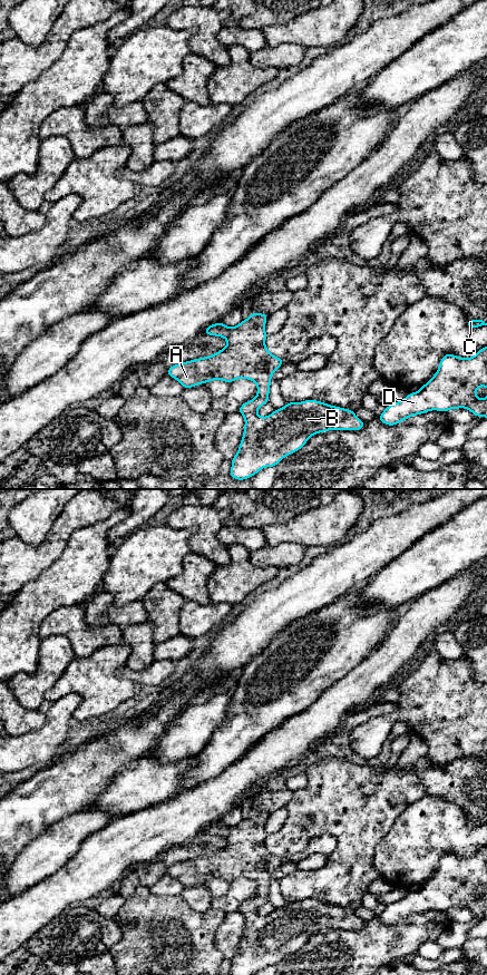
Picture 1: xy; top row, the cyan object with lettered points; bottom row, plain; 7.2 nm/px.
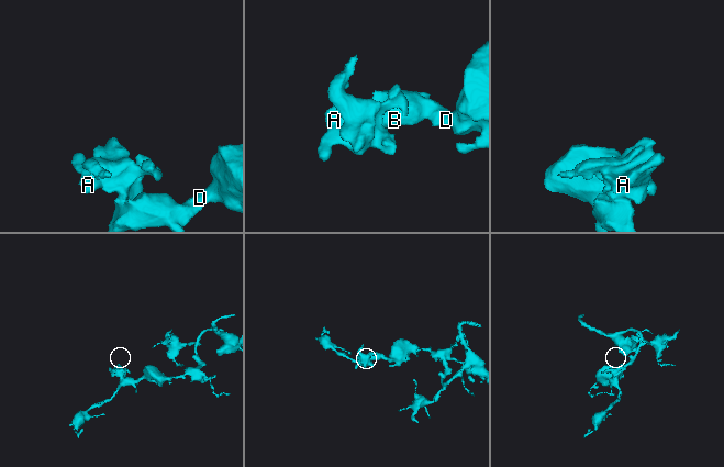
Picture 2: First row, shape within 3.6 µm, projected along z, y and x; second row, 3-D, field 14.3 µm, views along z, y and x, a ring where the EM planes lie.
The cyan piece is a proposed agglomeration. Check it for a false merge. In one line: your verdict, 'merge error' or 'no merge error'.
no merge error

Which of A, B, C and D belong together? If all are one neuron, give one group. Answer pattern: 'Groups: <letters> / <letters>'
Groups: A B C D

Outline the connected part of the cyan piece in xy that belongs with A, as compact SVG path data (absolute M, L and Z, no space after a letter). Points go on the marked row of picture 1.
M251 312L247 320L232 328L222 322L211 324L204 333L224 338L226 347L213 355L174 364L166 373L184 389L213 380L231 383L243 378L255 382L255 398L238 408L245 425L230 471L230 476L237 480L249 479L264 467L275 467L283 458L300 450L315 433L332 429L355 431L366 425L353 410L318 400L286 402L267 417L257 415L256 410L269 402L273 372L285 361L266 349L267 318L264 313Z

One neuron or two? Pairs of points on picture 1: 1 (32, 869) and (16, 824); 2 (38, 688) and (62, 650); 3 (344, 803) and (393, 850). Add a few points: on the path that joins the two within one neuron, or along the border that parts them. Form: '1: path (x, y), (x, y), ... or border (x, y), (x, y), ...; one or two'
1: border (45, 829), (25, 847), (11, 867); two
2: path (42, 679), (47, 674), (54, 659); one
3: border (398, 817), (388, 832), (377, 844), (372, 863); two

